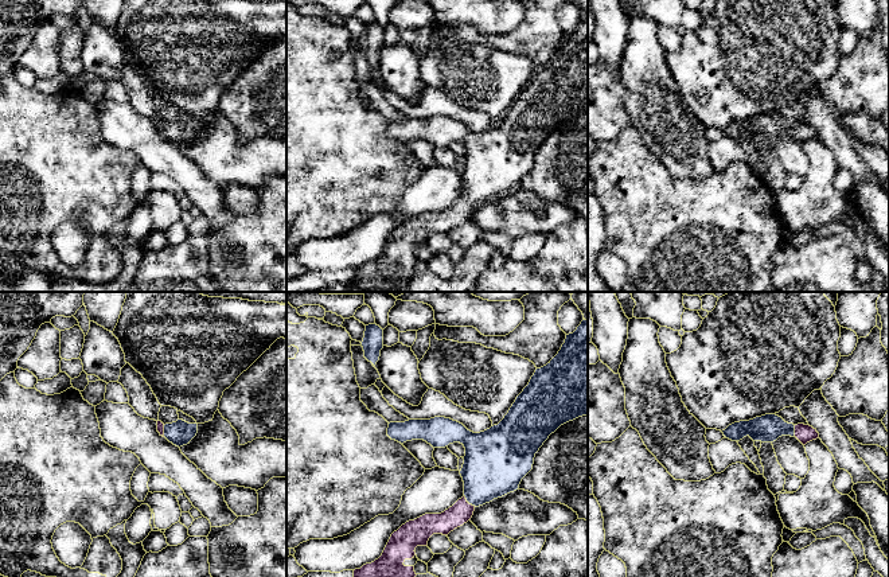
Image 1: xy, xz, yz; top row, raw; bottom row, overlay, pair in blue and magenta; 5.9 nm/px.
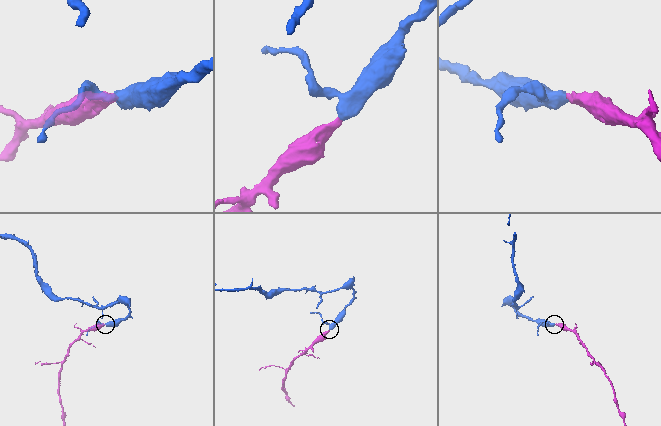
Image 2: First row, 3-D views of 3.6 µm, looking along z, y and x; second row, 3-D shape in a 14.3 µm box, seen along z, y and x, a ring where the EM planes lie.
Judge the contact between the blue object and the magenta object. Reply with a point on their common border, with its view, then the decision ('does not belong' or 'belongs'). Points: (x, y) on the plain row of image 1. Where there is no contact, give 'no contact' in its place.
xz (468, 201) | belongs

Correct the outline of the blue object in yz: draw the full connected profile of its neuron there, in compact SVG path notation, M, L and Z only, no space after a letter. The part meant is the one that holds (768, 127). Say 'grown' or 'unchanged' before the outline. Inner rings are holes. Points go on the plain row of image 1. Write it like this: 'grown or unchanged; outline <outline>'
grown; outline M765 113L749 120L740 120L722 129L732 140L740 140L749 134L753 140L773 141L781 134L796 136L803 144L819 137L819 132L810 124L788 122L776 113Z

